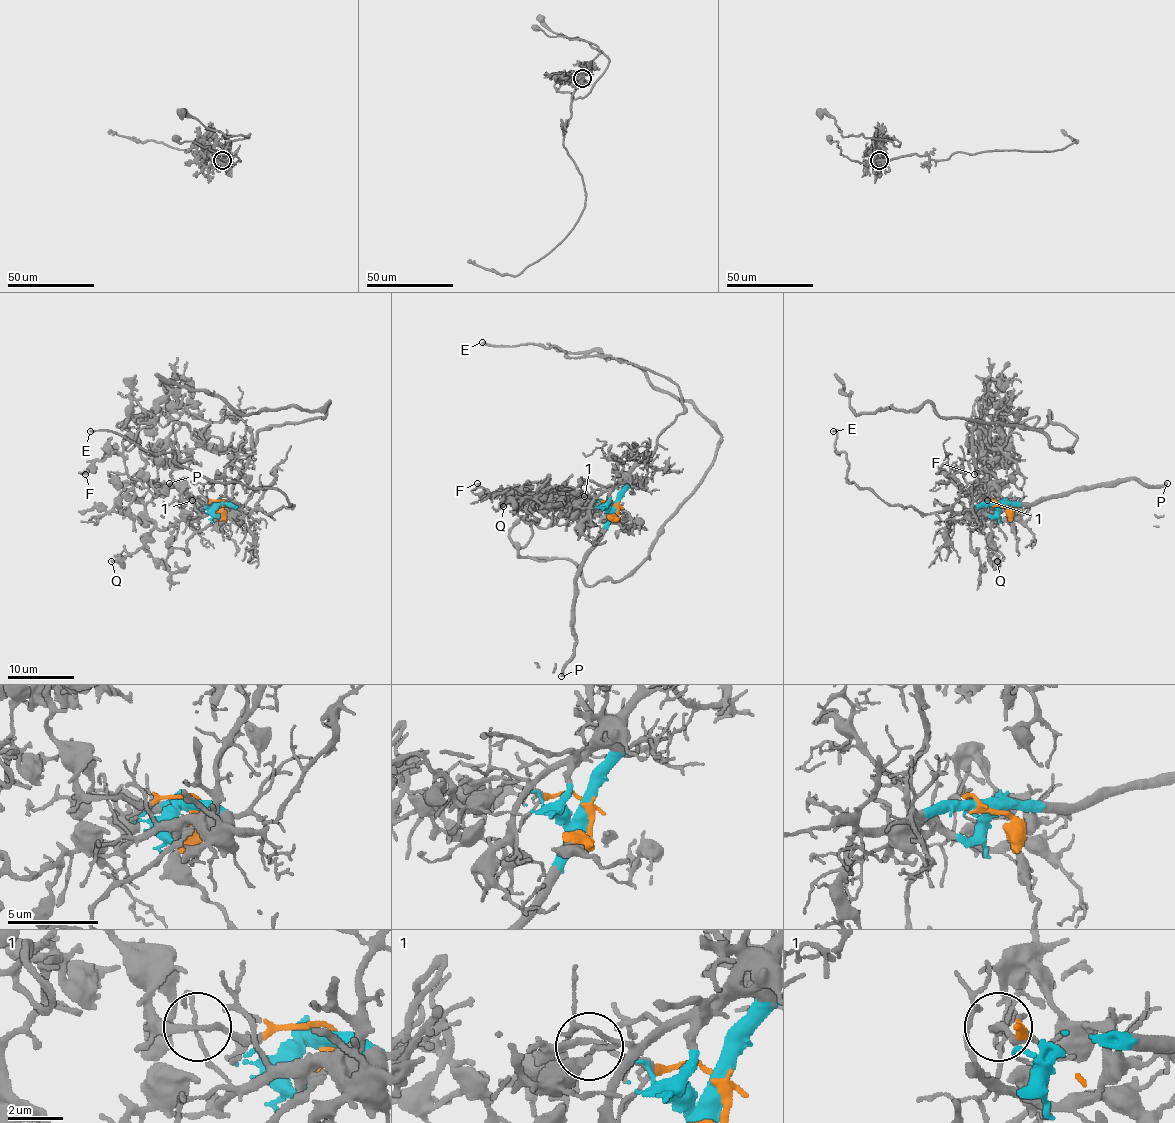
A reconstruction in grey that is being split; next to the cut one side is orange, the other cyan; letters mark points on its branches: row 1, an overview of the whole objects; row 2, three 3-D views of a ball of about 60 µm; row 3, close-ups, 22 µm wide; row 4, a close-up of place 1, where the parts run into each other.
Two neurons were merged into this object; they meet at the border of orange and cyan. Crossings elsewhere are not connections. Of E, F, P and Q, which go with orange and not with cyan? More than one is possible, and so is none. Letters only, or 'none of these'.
F, Q

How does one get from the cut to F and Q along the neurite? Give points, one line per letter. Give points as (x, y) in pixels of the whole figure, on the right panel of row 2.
F: (997, 505), (987, 469), (1019, 457), (1010, 436), (1000, 451), (979, 439), (984, 472), (974, 474)
Q: (997, 505), (987, 500), (995, 477), (987, 469), (1017, 456), (1000, 487), (979, 485), (997, 562)

